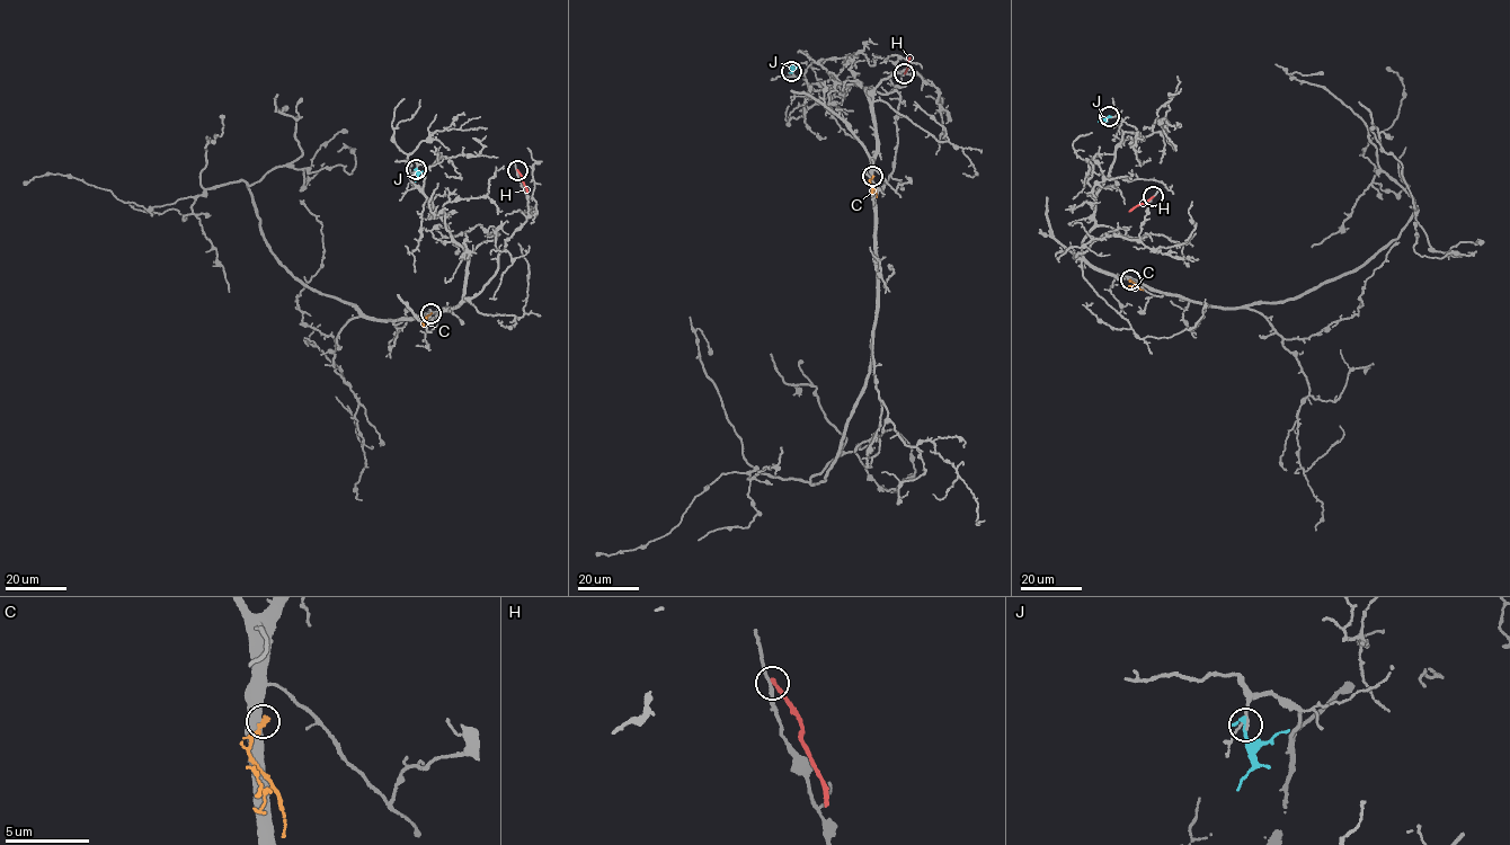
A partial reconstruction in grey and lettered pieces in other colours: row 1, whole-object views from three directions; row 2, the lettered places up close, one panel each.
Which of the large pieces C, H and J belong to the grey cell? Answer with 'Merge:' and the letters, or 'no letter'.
Merge: no letter

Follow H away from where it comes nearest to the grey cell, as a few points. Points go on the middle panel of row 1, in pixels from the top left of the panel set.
H: (905, 72), (909, 58)

